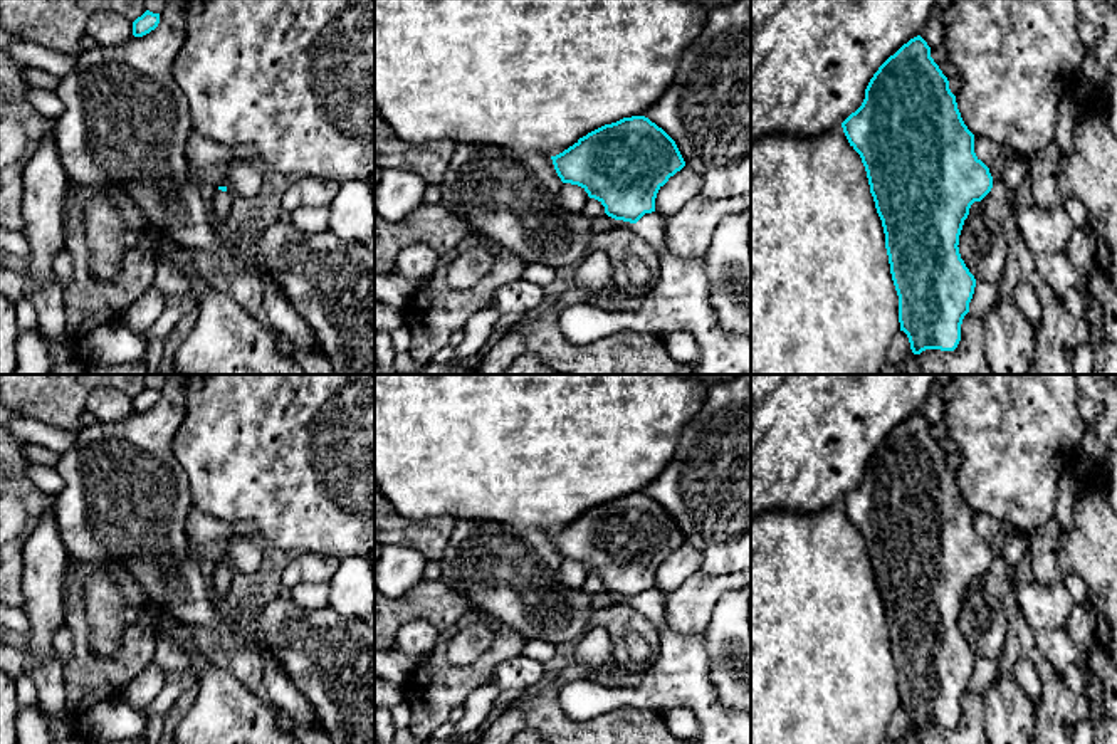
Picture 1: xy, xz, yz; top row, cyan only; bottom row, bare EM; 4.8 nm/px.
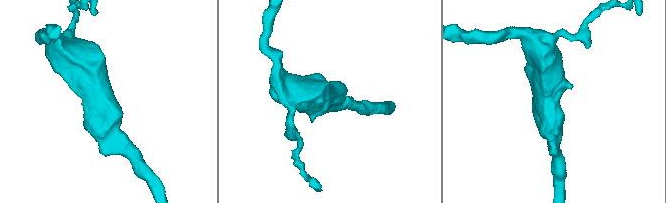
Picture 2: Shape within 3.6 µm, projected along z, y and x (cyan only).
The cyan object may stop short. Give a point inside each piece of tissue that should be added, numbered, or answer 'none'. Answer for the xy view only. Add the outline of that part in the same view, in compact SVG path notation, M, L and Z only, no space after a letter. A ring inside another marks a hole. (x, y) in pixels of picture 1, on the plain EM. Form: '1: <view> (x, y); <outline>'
1: xy (220, 578); M217 566L210 584L217 593L222 593L228 589L228 579L230 579L228 568Z

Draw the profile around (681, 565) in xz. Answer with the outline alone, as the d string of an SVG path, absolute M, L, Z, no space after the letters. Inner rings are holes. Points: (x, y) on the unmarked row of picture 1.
M685 541L680 548L660 563L655 574L655 588L667 596L677 591L689 578L699 573L702 553L697 546Z

